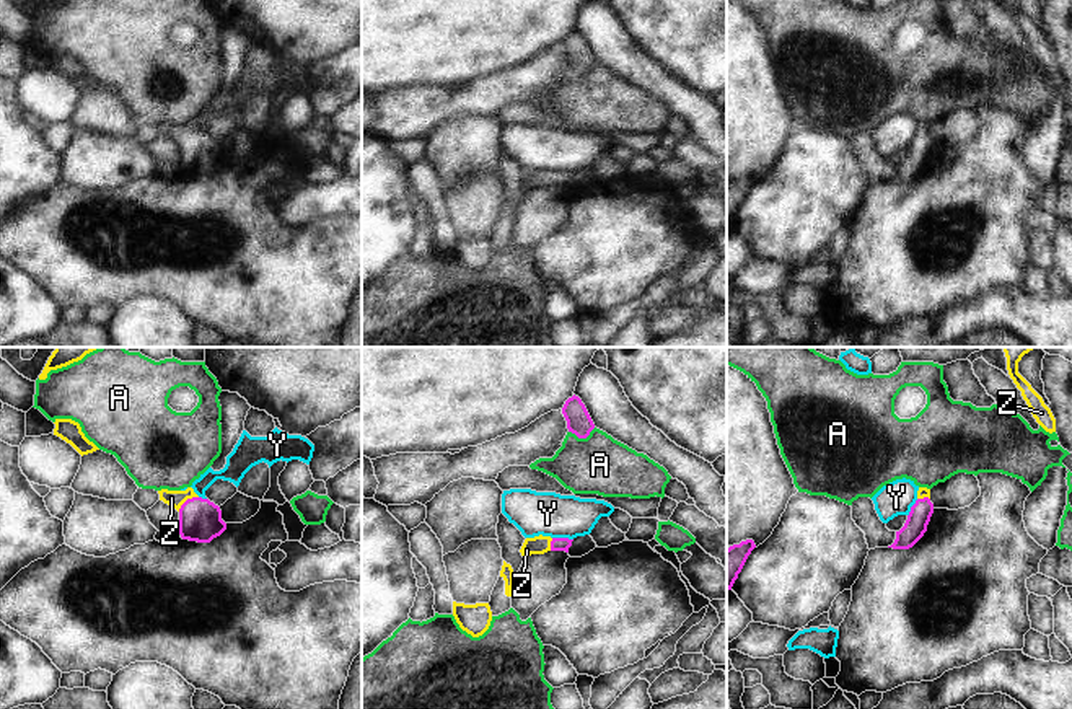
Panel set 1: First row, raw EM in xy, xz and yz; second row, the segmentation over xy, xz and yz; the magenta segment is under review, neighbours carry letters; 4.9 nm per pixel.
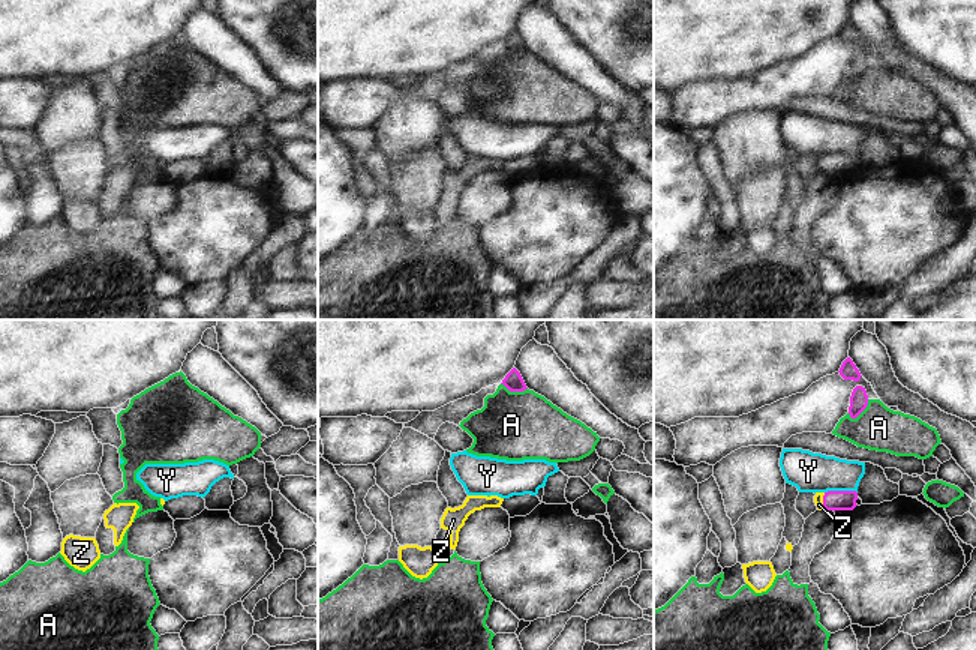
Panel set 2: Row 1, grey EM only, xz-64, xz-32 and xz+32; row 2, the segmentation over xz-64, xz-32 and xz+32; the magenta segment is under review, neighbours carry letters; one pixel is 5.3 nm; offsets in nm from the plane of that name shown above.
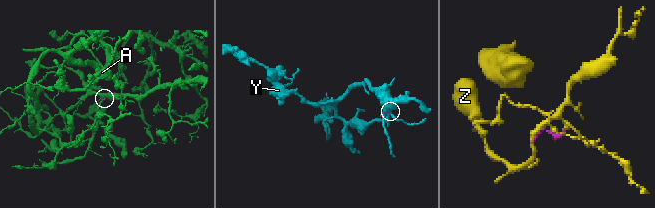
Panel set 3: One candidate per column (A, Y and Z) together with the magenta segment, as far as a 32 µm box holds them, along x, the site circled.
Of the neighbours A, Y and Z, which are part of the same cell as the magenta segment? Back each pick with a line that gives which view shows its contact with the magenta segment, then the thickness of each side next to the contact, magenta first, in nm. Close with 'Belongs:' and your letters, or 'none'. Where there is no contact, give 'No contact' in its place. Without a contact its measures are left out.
Z: Touches magenta in xy. Thickness 200 nm (magenta) against 80 nm
Belongs: Z

